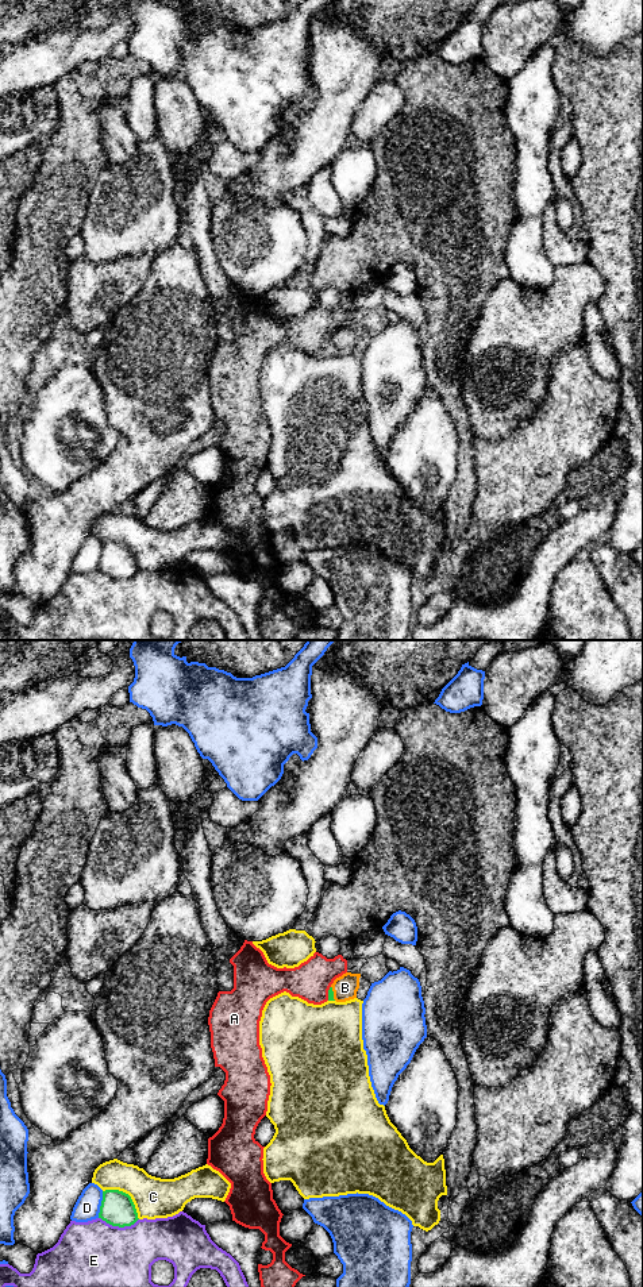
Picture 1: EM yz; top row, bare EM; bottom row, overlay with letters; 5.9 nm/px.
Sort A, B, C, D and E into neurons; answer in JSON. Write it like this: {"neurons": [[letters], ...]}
{"neurons": [["A"], ["B"], ["C"], ["D"], ["E"]]}

